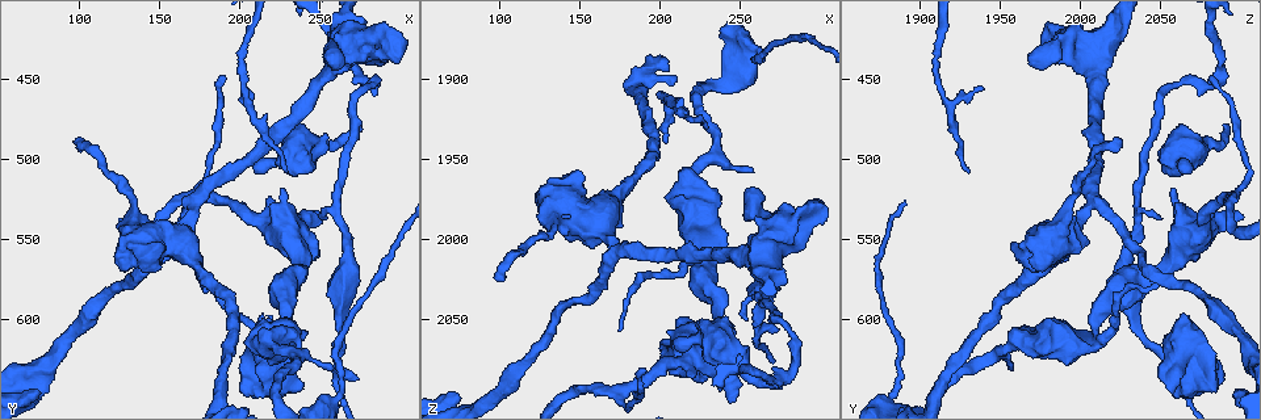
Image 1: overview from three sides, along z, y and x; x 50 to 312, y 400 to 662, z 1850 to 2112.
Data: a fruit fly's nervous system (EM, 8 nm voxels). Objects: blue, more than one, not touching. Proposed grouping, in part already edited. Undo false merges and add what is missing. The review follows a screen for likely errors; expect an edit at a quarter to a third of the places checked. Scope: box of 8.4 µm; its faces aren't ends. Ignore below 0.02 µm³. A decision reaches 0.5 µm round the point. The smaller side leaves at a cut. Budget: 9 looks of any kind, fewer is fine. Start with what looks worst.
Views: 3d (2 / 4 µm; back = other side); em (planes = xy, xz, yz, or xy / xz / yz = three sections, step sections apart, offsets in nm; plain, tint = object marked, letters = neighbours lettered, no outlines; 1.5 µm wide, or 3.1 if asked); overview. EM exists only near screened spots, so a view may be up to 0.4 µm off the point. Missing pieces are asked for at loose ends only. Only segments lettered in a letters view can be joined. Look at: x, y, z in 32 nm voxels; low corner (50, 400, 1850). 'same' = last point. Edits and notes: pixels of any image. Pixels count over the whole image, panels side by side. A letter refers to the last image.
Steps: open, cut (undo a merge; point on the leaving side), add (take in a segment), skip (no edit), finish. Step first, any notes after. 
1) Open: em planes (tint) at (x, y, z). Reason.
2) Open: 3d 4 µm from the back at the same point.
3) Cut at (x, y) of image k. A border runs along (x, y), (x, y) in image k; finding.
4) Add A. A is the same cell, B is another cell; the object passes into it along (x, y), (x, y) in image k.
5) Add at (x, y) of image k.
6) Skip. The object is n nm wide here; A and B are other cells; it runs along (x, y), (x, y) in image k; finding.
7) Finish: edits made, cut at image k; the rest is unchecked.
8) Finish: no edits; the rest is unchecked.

Open: 3d 2 µm at (204, 454, 1940). Tapers out.

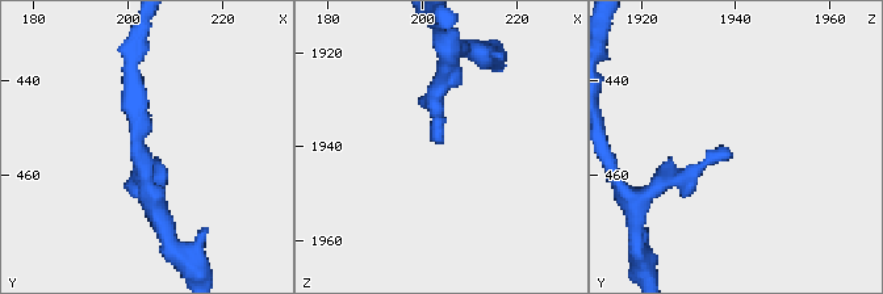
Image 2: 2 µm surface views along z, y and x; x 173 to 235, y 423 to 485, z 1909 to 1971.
Open: em planes (letters) at (204, 455, 1939). Shape alone is not enough.

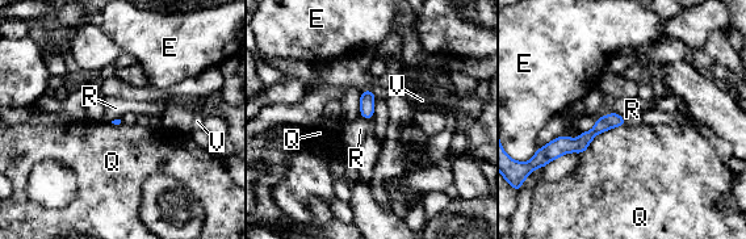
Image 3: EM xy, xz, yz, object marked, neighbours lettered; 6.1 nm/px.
Skip. E, Q, R and V are other cells; it runs along (621, 121), (550, 146) in image 3; none of them fits.

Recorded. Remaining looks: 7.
Open: em xy step 4 (letters) at (278, 482, 2094). An open end.

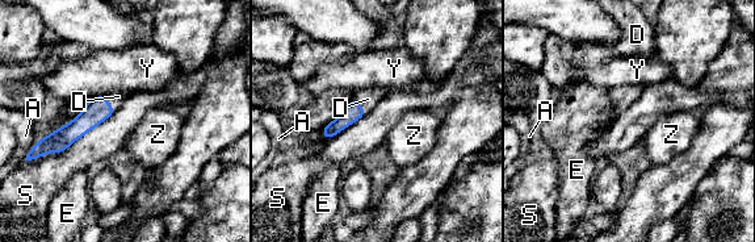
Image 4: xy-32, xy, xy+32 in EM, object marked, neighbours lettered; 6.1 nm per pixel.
Add D. D is the same cell, A, E, S, Y and Z are other cells; the object passes into it along (352, 112), (359, 105), (368, 99) in image 4; the neuron continues.

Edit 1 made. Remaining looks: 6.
Open: overview. Redraw.

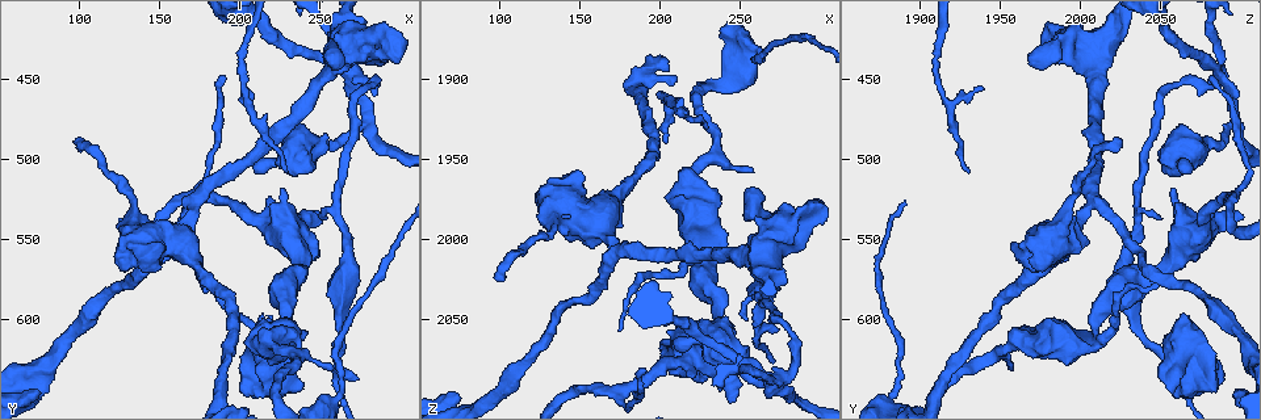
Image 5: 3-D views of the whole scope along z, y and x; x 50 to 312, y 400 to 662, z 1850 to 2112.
Open: em planes (letters) at (192, 446, 2082). An open end.

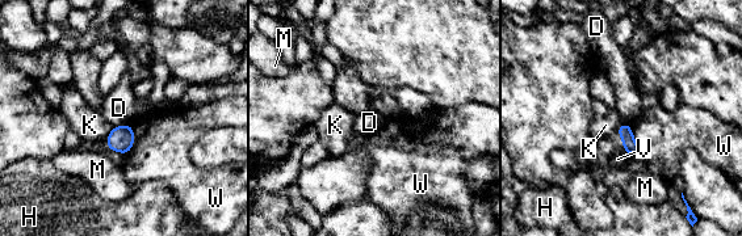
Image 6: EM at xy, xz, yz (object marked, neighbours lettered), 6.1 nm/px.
Skip. The longest contact is with V, 170 nm; D, H, K, M, V and W are other cells; no lettered segment goes on from it.

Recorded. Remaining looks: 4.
Open: em xy step 8 (letters) at (70, 646, 2094). An open end.

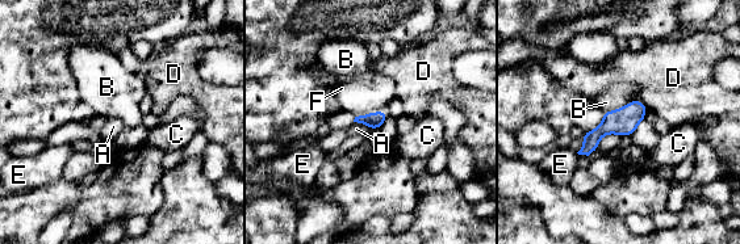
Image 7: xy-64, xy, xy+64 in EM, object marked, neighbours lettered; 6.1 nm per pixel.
Open: em planes (letters) at the same point.

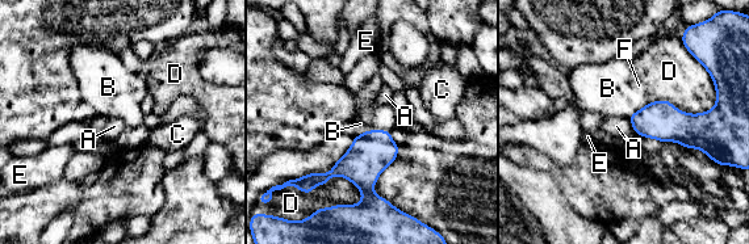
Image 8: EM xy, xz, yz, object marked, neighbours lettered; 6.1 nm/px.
Skip. The object is 190 nm wide here; A, B, C, D, E and F are other cells; a border runs along (389, 130), (365, 130), (354, 138) in image 8; none of them fits.

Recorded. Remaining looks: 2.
Finish: edits made, add at image 4; the rest is unchecked.

